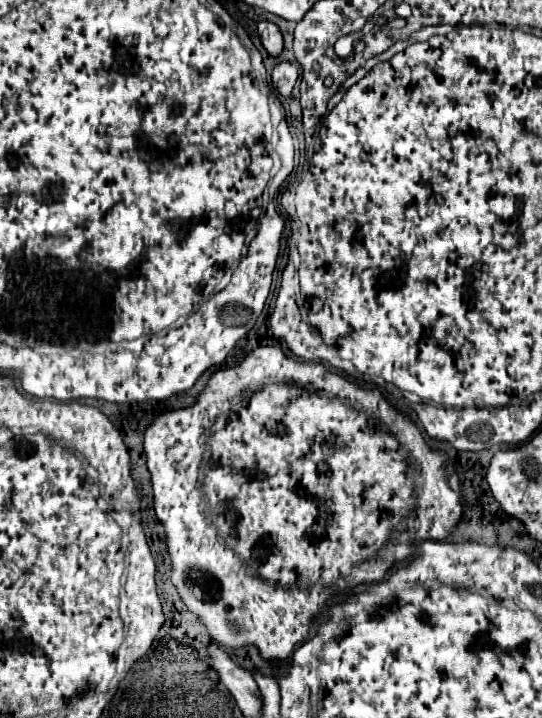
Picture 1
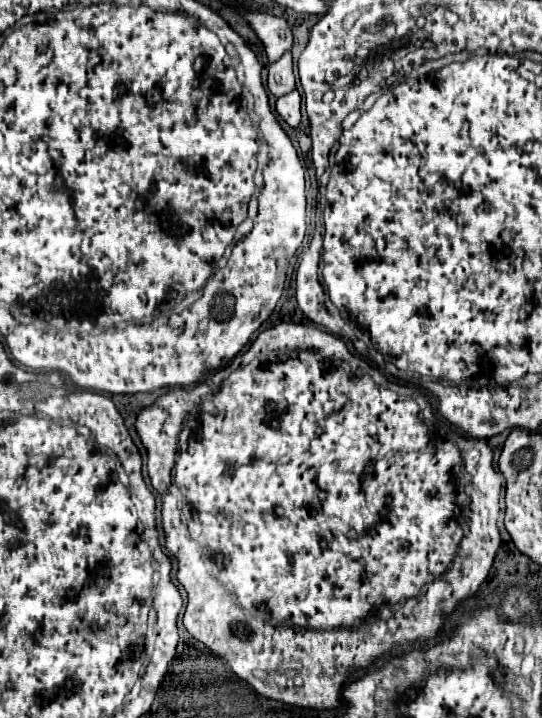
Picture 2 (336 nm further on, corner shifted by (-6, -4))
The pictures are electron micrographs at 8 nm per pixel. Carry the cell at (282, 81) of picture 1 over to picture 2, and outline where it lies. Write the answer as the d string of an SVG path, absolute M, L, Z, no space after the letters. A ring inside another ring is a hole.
M292 90L276 100L276 112L288 122L288 126L296 128L300 124L300 92Z

